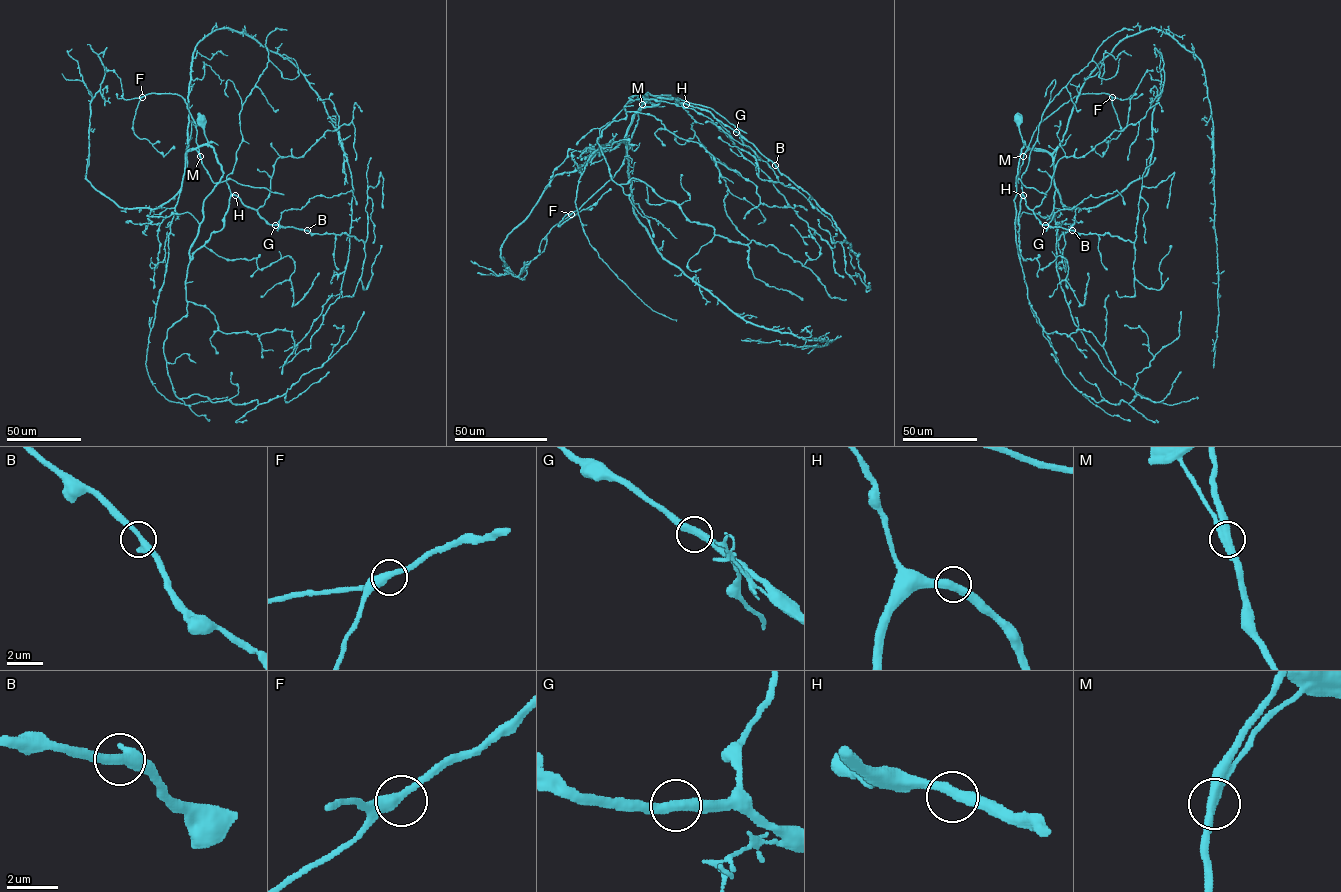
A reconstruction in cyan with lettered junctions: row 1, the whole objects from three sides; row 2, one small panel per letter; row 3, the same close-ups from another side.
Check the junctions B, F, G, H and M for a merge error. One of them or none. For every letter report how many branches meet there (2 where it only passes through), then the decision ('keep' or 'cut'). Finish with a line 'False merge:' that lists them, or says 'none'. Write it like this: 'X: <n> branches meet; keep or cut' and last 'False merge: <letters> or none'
B: 2 branches meet; keep
F: 2 branches meet; keep
G: 2 branches meet; keep
H: 2 branches meet; keep
M: 2 branches meet; cut
False merge: M

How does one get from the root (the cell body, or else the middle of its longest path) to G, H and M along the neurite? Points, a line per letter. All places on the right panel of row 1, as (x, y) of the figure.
G: (1018, 119), (1025, 143), (1018, 166), (1014, 200), (1019, 259), (1018, 214), (1022, 195), (1025, 204), (1045, 225)
H: (1018, 119), (1025, 143), (1018, 166), (1014, 200), (1019, 259), (1018, 214), (1023, 195)
M: (1018, 119), (1022, 141), (1027, 147), (1023, 156)

